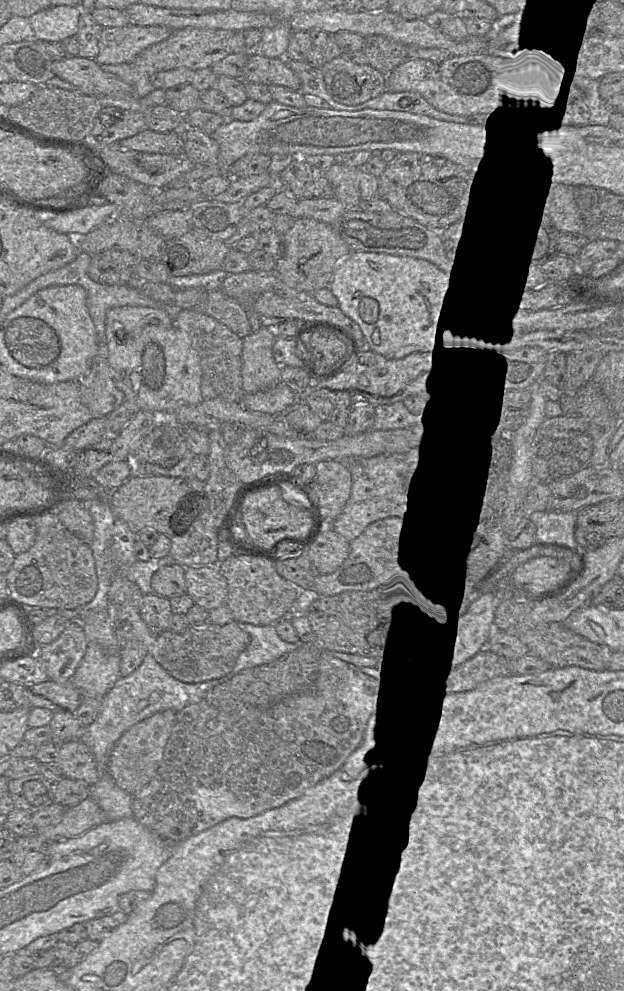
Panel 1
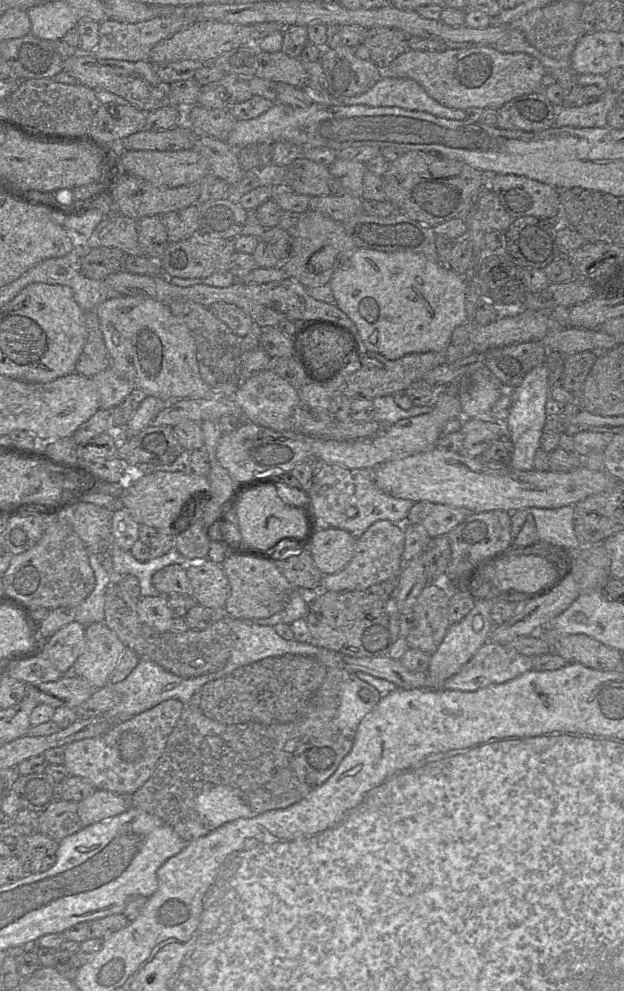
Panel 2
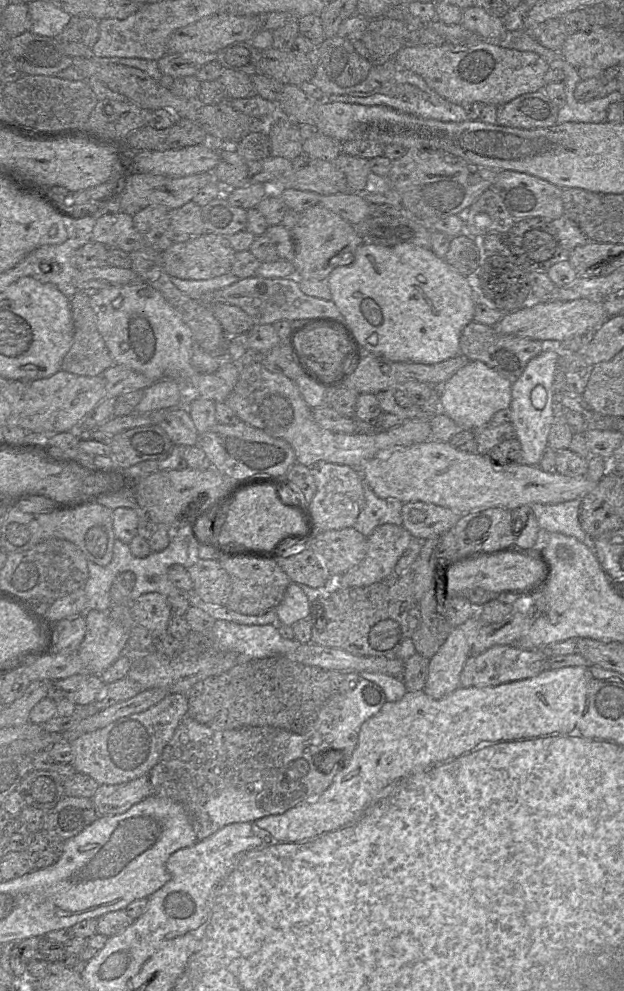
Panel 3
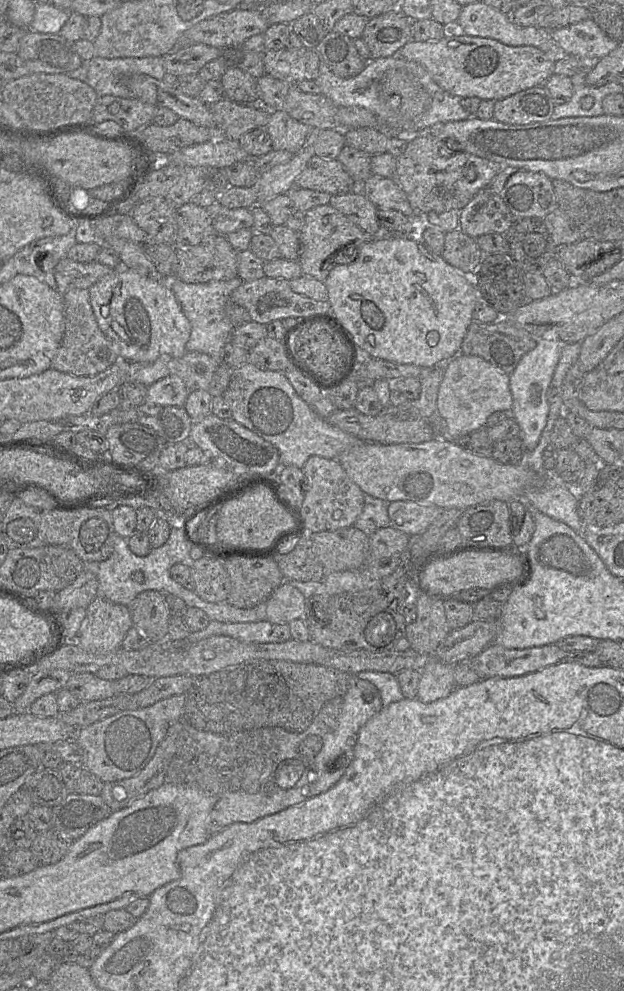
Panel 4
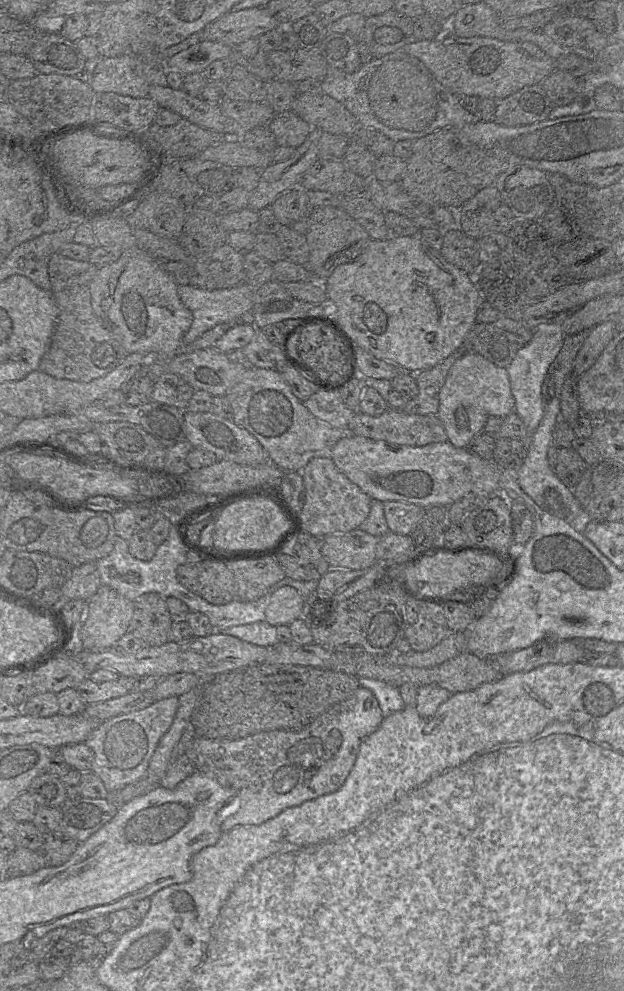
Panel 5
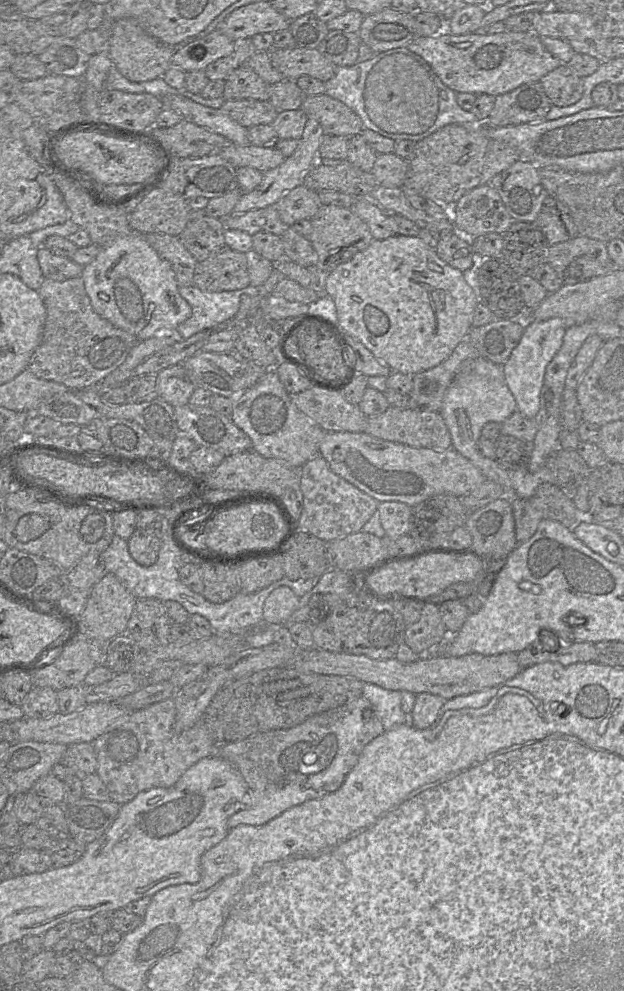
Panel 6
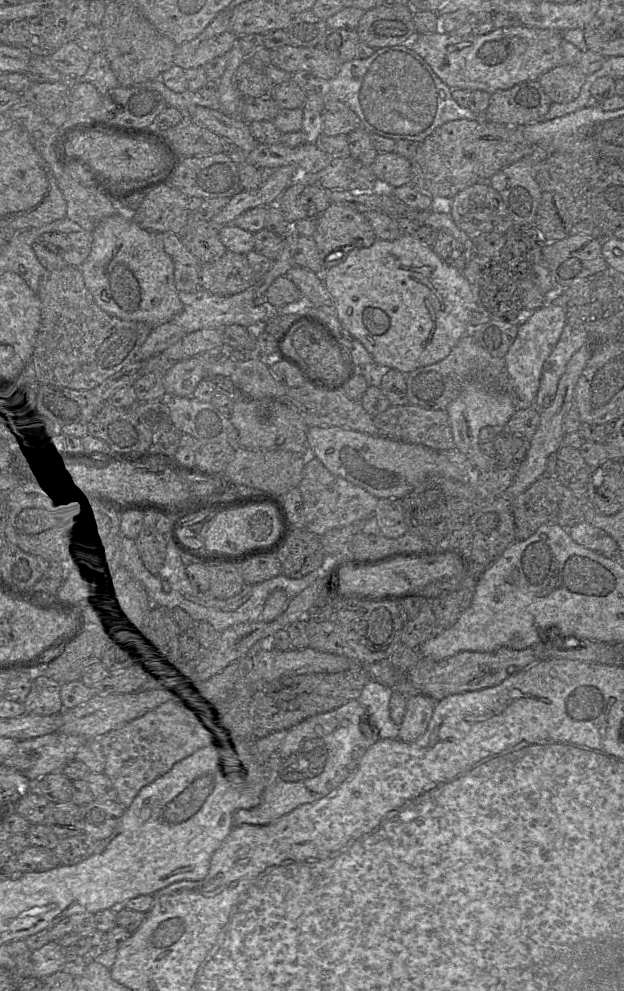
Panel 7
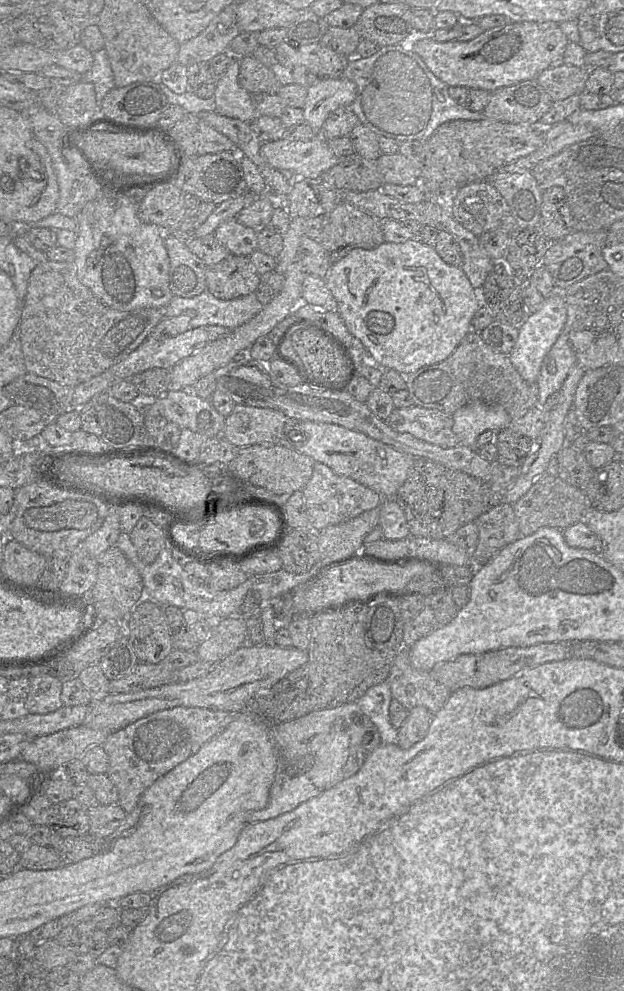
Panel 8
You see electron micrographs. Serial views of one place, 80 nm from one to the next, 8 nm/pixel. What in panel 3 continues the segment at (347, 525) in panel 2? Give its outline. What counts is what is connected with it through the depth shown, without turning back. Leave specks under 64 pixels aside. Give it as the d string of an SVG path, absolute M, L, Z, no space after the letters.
M364 482L364 506L353 528L368 537L382 524L402 525L403 502L394 498L381 498Z

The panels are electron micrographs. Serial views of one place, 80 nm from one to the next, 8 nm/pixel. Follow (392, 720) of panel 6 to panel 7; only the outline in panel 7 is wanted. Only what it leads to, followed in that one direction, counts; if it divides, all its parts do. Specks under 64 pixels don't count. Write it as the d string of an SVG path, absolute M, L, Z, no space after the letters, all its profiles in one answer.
M370 681L357 699L370 712L381 739L396 739L399 735L399 725L390 717L390 699L393 692L392 687L382 682Z

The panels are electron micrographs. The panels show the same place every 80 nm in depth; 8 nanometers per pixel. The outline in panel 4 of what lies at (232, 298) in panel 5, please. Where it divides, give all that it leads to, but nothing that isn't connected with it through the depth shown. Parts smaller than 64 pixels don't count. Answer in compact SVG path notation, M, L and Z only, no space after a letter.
M177 277L165 279L167 279L168 287L173 291L183 313L191 324L191 333L186 343L186 351L205 353L218 363L223 363L224 347L230 342L235 328L227 318L225 308L230 301L231 293L242 284L241 278L235 277L226 281L206 283L186 283Z

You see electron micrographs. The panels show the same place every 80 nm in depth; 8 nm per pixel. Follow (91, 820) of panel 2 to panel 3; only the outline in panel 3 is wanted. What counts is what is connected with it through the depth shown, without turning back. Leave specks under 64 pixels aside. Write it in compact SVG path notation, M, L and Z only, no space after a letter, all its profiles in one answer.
M146 774L122 784L100 785L91 799L97 815L102 817L122 814L150 795L151 783Z

